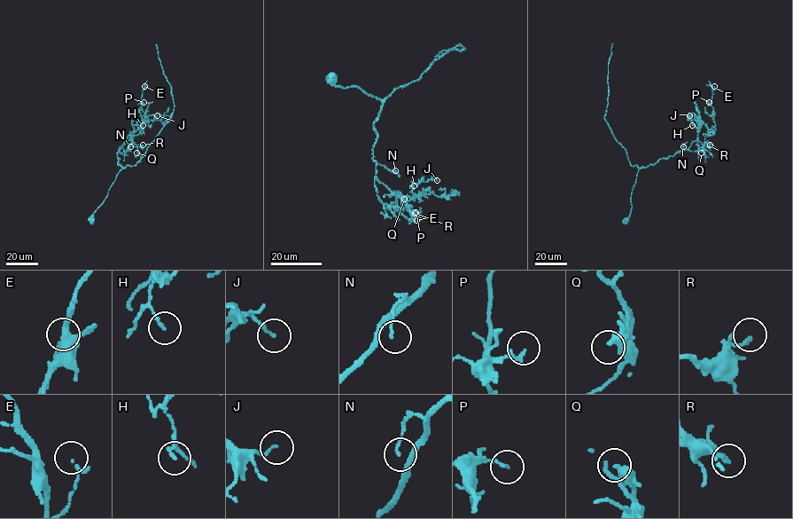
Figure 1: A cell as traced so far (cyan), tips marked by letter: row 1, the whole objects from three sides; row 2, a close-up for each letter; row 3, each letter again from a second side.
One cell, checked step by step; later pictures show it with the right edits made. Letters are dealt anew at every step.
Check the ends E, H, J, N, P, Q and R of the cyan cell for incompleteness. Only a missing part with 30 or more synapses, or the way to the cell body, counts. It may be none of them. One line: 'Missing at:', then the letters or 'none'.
Missing at: none

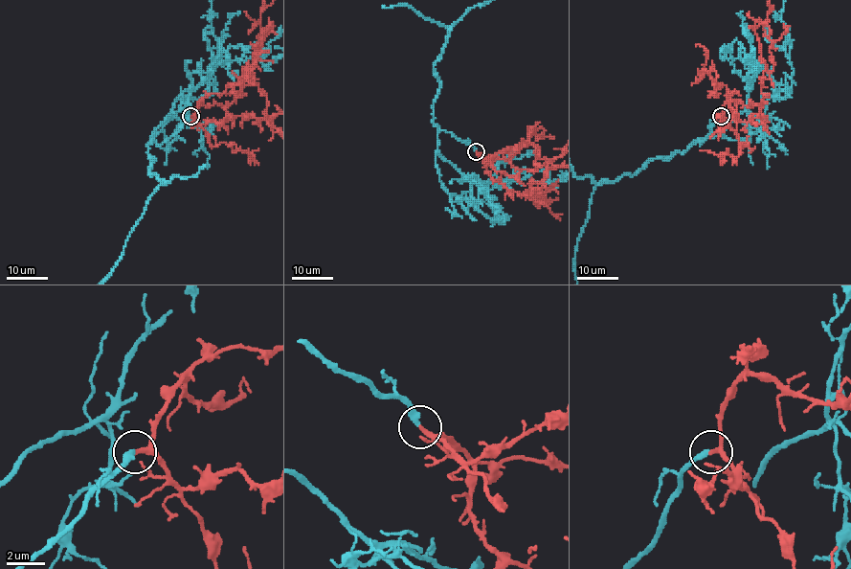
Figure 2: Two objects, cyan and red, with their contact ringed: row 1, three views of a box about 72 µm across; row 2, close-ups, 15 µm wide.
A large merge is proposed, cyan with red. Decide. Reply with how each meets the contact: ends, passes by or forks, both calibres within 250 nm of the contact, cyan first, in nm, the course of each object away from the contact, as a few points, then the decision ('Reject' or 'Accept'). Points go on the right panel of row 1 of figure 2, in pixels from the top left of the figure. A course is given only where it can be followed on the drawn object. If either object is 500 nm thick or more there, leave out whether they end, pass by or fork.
At the ring cyan ends. At the ring red passes by. Thickness 320 nm (cyan) against 190 nm. Course of red: (721, 116), (728, 100), (760, 105), (762, 80), (773, 66), (767, 24), (771, 7). Accept

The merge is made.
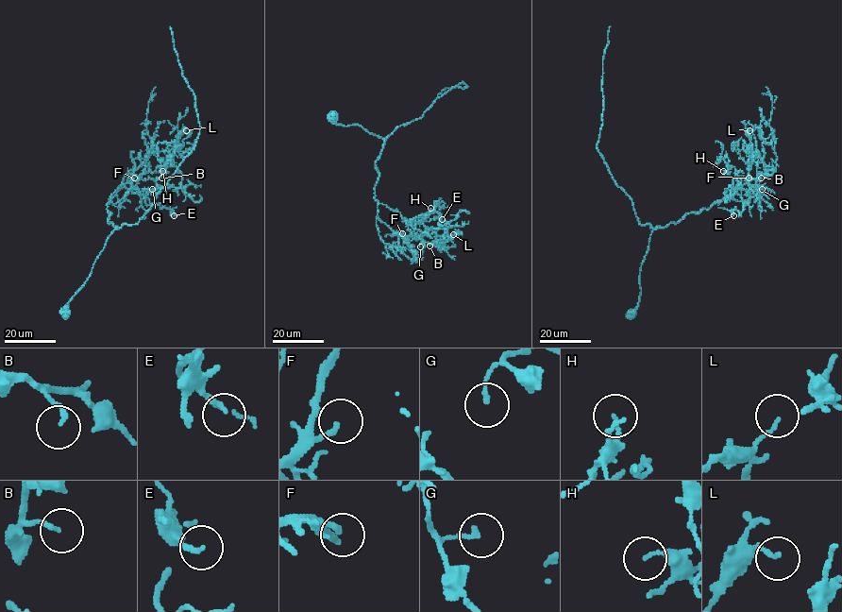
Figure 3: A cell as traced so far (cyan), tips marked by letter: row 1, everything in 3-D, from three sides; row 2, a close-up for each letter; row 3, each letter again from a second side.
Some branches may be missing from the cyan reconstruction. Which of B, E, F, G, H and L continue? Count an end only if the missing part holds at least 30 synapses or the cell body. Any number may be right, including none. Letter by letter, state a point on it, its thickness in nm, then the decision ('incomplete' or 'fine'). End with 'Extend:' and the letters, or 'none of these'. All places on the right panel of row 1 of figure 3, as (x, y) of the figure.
B: (761, 178) | 130 nm | fine
E: (733, 215) | 170 nm | fine
F: (749, 178) | 180 nm | incomplete
G: (762, 189) | 150 nm | fine
H: (723, 171) | 130 nm | fine
L: (749, 130) | 120 nm | fine
Extend: F

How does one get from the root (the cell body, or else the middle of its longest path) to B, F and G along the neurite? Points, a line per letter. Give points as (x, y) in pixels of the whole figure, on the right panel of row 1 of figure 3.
B: (632, 312), (639, 301), (641, 265), (651, 231), (679, 222), (687, 213), (718, 204), (736, 176), (761, 178)
F: (632, 312), (651, 231), (730, 199), (749, 178)
G: (632, 312), (639, 301), (641, 265), (653, 229), (718, 204), (736, 176), (754, 178), (757, 188), (762, 189)

